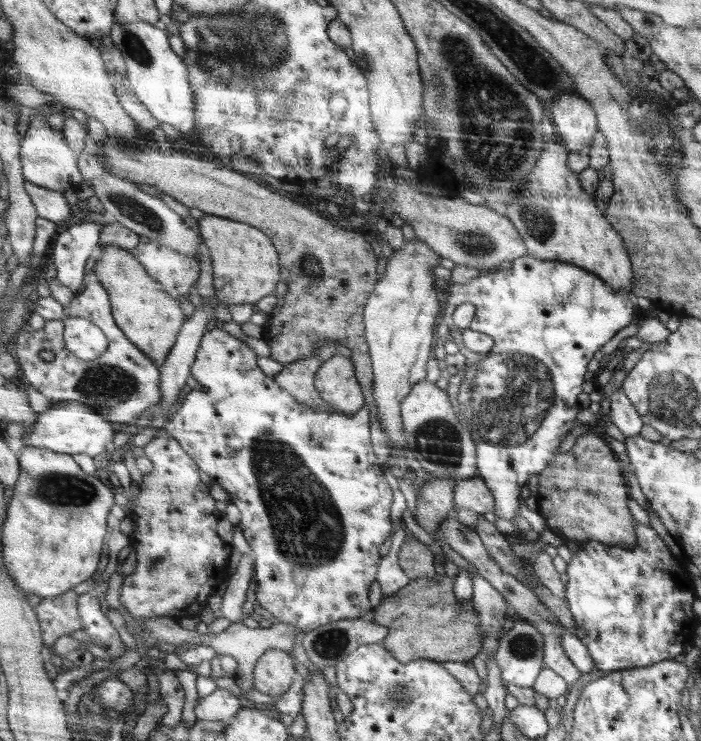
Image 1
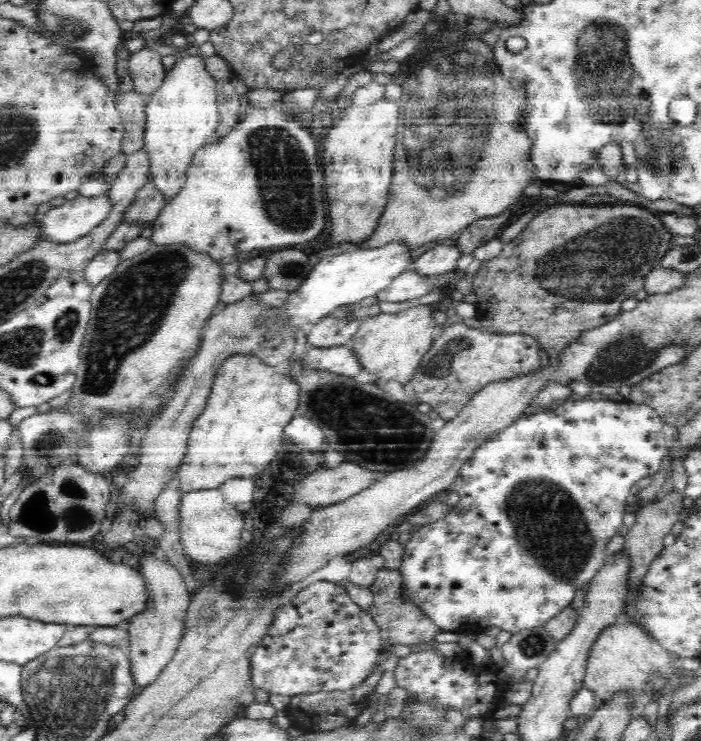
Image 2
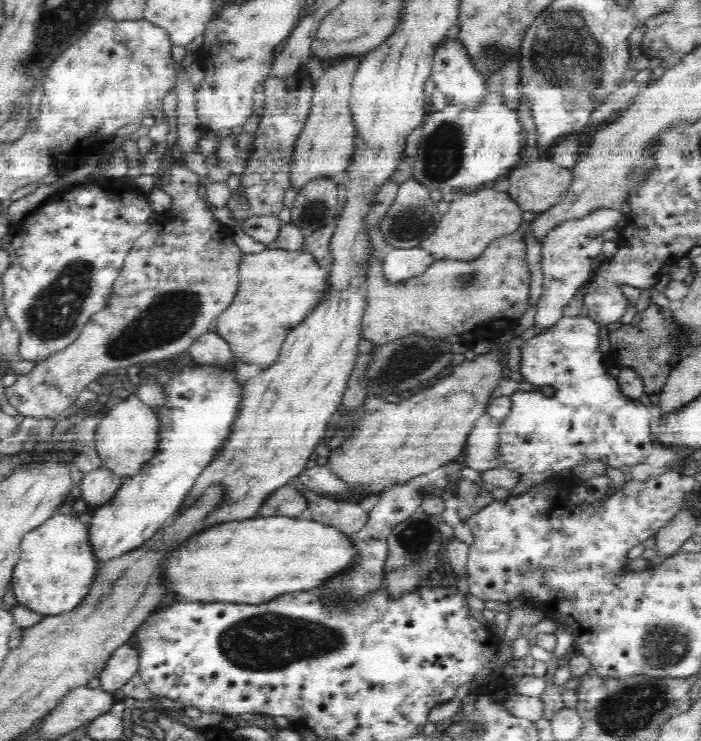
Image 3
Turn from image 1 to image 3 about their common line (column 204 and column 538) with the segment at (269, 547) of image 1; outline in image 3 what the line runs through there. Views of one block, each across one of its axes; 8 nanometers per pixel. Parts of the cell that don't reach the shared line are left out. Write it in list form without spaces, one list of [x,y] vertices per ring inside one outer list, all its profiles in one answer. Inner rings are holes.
[[[589,316],[562,317],[556,324],[521,342],[520,367],[522,382],[534,386],[532,390],[512,394],[512,409],[502,421],[501,442],[503,460],[498,465],[522,477],[549,476],[550,473],[571,472],[576,466],[600,462],[612,468],[646,463],[654,442],[649,431],[652,411],[638,399],[619,392],[618,379],[603,364],[600,352],[600,324]]]

